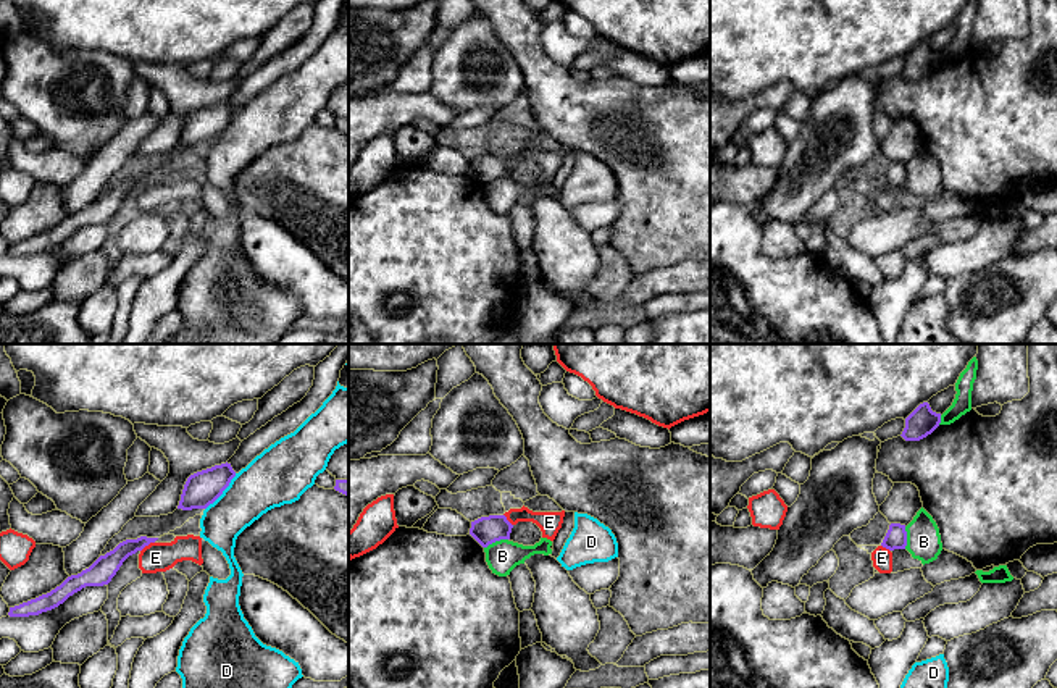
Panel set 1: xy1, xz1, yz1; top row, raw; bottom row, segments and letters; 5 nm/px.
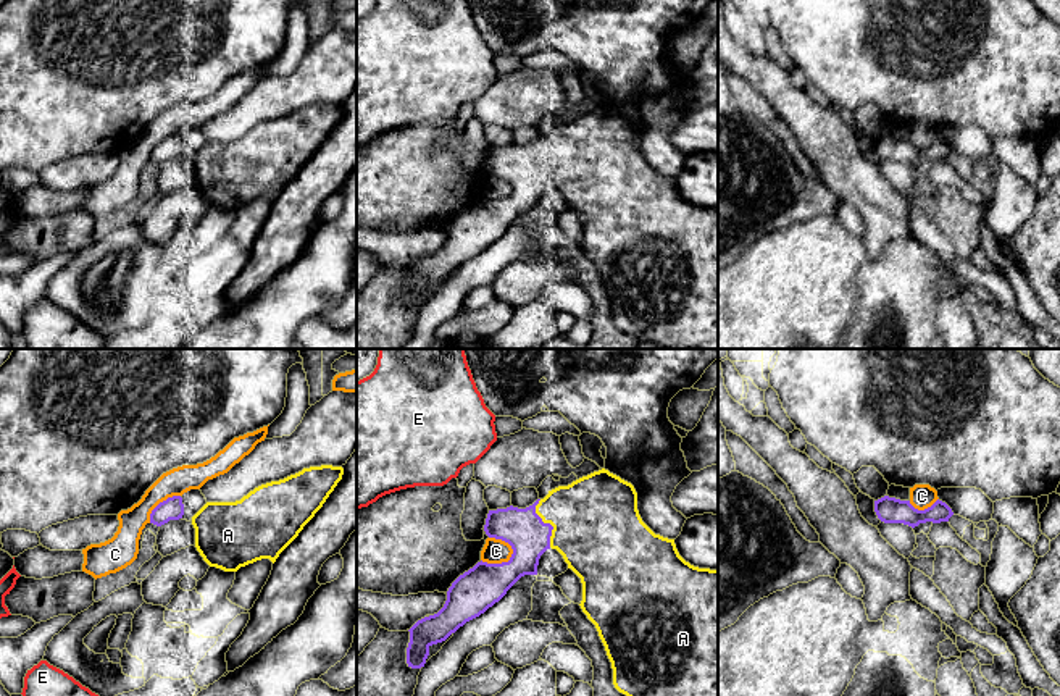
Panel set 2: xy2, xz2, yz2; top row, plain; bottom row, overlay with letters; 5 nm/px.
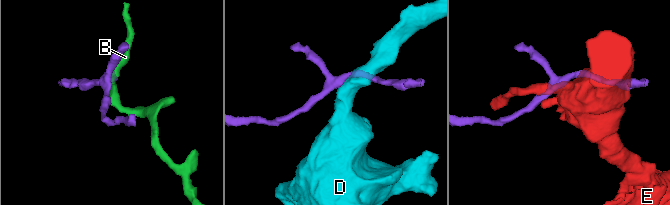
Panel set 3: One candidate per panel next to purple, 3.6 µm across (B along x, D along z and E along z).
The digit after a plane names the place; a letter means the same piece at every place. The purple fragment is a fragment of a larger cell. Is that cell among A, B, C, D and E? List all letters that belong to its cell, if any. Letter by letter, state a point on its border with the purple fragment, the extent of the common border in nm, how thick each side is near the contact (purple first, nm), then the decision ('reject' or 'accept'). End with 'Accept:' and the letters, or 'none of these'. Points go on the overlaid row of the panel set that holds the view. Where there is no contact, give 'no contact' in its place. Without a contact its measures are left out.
A: xz2 (547, 524) | 240 nm | 200/440 nm | accept
B: xz1 (496, 540) | 130 nm | 140/160 nm | reject
C: xz2 (499, 564) | 180 nm | 220/130 nm | reject
D: xy1 (223, 490) | 240 nm | 170/280 nm | reject
E: xy1 (147, 545) | 90 nm | 120/140 nm | reject
Accept: A

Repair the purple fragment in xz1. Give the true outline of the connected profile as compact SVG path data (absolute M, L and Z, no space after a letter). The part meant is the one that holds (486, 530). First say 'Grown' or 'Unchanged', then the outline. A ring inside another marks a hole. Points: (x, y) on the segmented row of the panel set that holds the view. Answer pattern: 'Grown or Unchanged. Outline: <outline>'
Unchanged. Outline: M489 515L471 522L470 535L483 547L487 547L495 541L510 539L512 528L513 525L507 520L505 515Z

